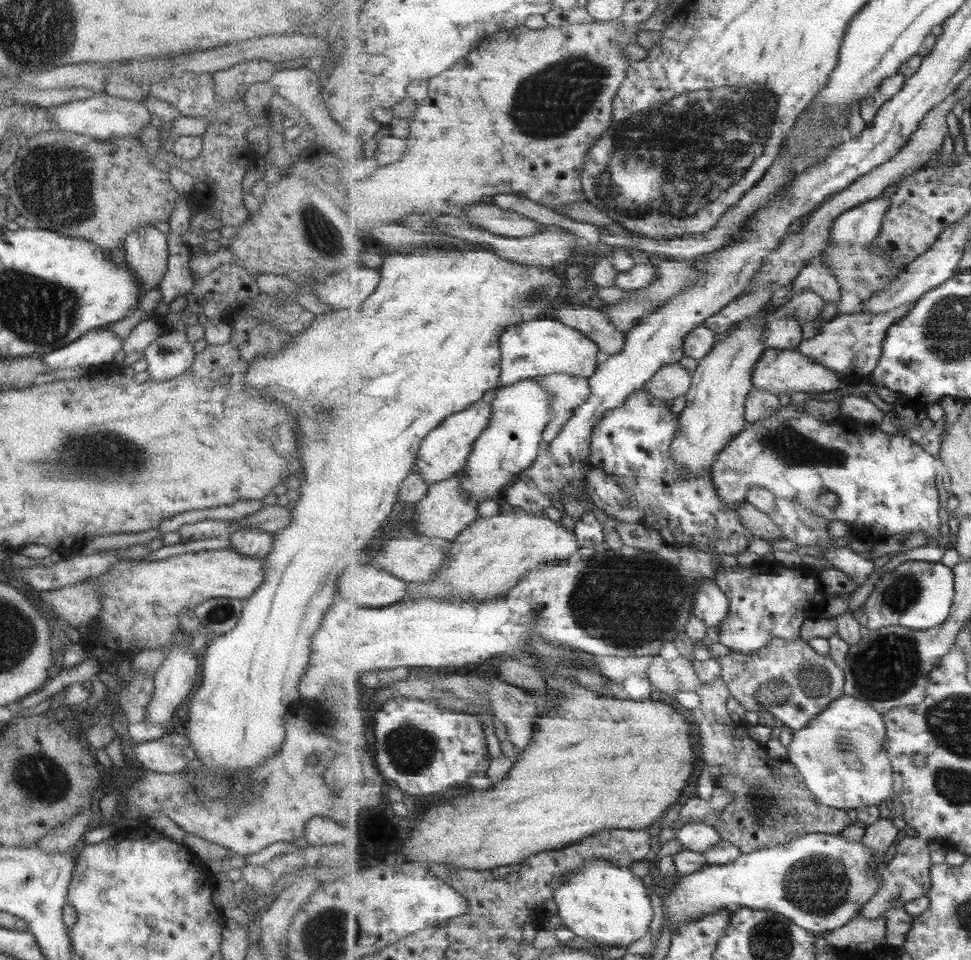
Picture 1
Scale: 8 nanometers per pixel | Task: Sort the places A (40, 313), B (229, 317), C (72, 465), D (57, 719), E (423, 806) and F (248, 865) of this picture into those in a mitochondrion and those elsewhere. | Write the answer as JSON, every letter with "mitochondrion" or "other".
{"A":"mitochondrion","B":"other","C":"mitochondrion","D":"other","E":"other","F":"other"}

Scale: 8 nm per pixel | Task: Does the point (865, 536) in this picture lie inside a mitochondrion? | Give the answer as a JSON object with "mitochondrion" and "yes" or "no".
{"mitochondrion":"no"}

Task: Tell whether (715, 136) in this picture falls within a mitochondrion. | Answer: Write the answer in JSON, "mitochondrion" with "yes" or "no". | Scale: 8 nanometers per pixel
{"mitochondrion":"yes"}

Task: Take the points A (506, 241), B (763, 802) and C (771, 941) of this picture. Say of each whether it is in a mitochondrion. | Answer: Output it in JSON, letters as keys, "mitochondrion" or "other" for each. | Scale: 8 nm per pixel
{"A":"other","B":"mitochondrion","C":"mitochondrion"}

